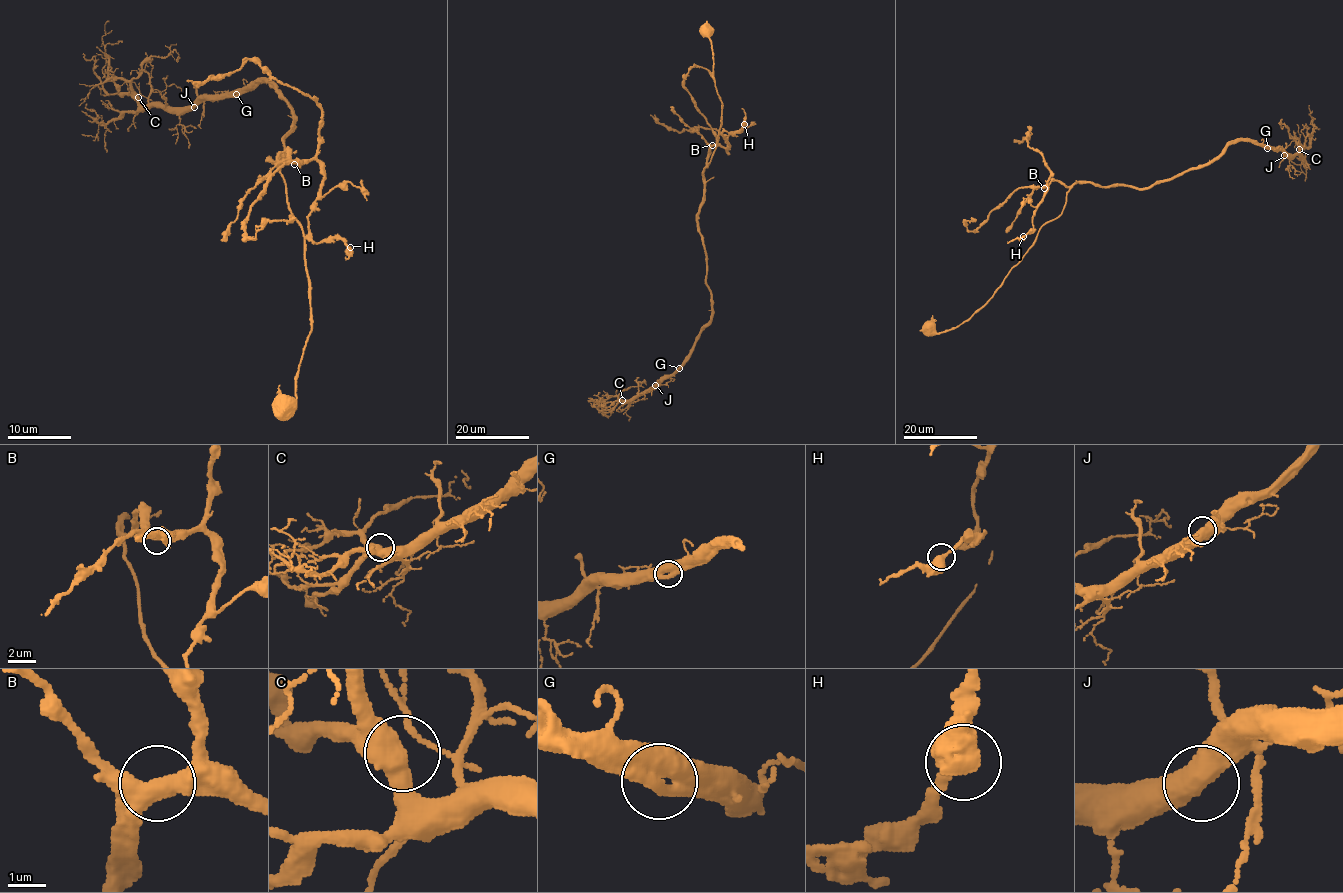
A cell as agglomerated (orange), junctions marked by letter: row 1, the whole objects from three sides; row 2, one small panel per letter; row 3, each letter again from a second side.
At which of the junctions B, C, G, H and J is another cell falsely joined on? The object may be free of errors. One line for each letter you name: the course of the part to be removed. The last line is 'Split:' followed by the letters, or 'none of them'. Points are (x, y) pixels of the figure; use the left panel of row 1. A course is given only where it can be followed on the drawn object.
Split: none of them

